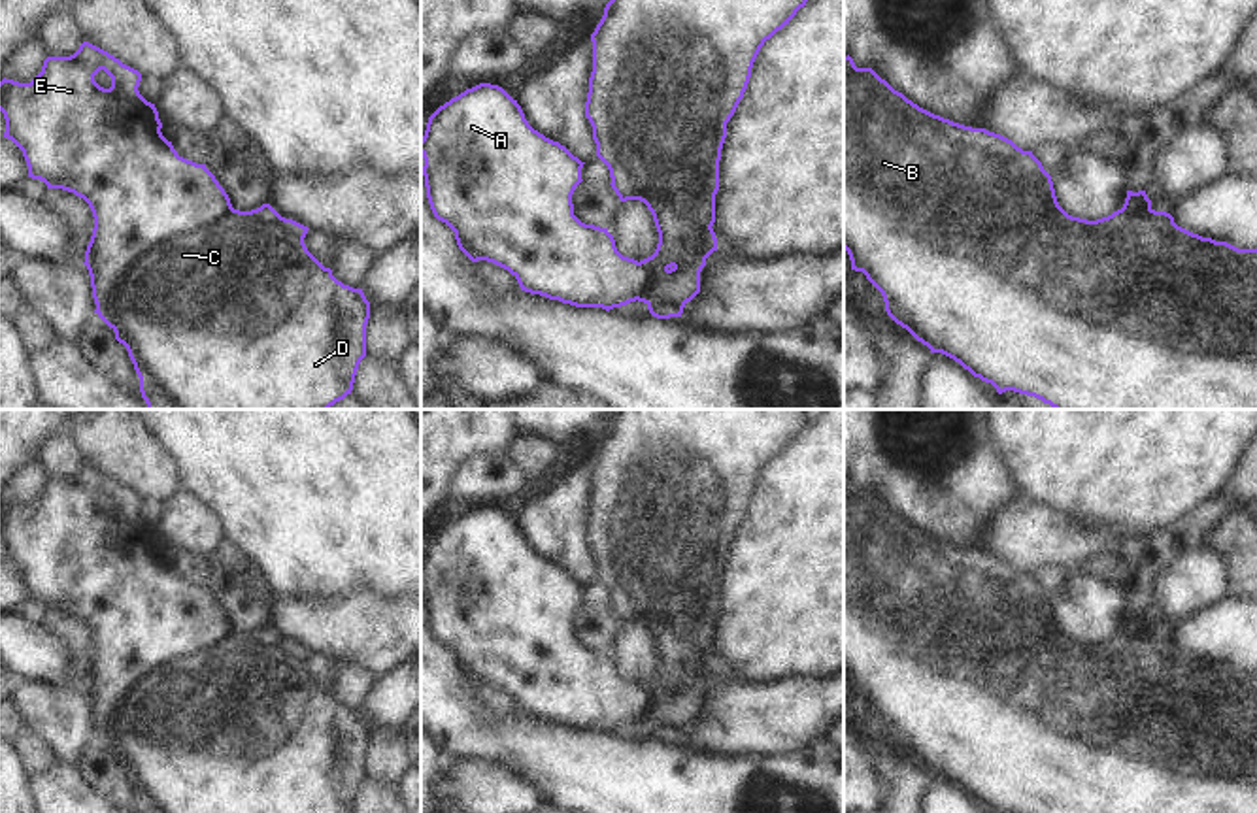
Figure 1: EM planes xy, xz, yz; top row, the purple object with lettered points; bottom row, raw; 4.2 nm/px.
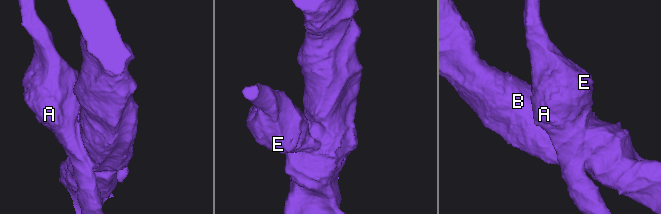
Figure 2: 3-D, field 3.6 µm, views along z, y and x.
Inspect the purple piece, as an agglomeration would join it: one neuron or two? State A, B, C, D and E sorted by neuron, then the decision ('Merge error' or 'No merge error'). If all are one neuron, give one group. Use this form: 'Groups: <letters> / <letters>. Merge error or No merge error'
Groups: A E / B C D. Merge error

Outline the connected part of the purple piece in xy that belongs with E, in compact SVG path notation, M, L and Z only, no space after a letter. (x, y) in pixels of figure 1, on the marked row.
M83 41L70 57L47 57L42 72L30 83L13 79L0 81L0 111L6 119L4 138L11 140L21 151L28 166L28 177L40 179L47 189L62 189L83 198L94 217L94 228L85 251L85 266L91 275L94 313L115 332L115 340L123 343L140 377L140 392L147 409L177 409L170 396L153 381L136 360L130 341L117 326L115 292L125 272L151 247L181 234L191 234L223 213L232 209L230 198L219 185L206 164L196 164L177 155L160 128L155 104L147 102L138 87L142 74L108 51Z

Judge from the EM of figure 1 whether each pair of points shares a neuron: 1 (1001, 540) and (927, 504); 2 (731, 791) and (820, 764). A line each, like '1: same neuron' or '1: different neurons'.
1: different neurons
2: same neuron

